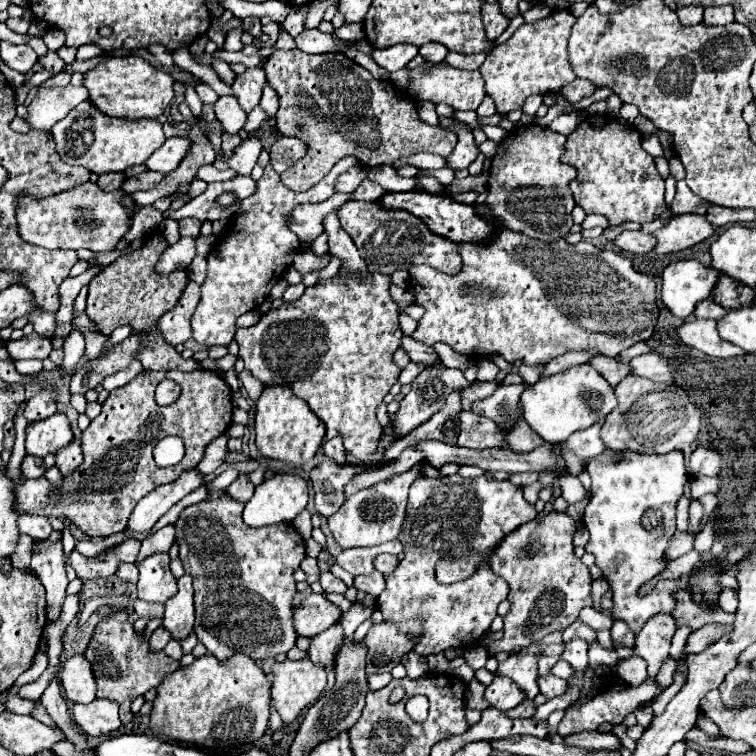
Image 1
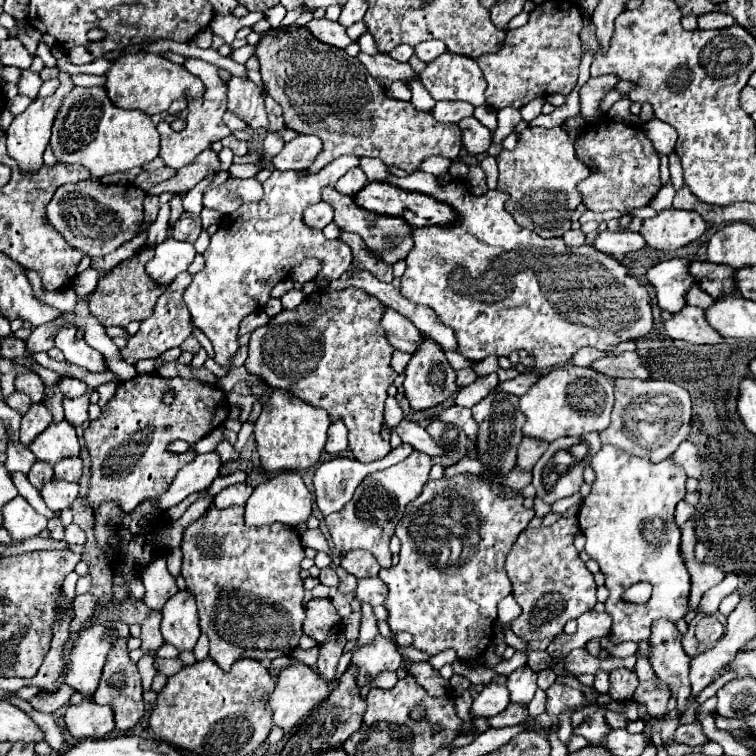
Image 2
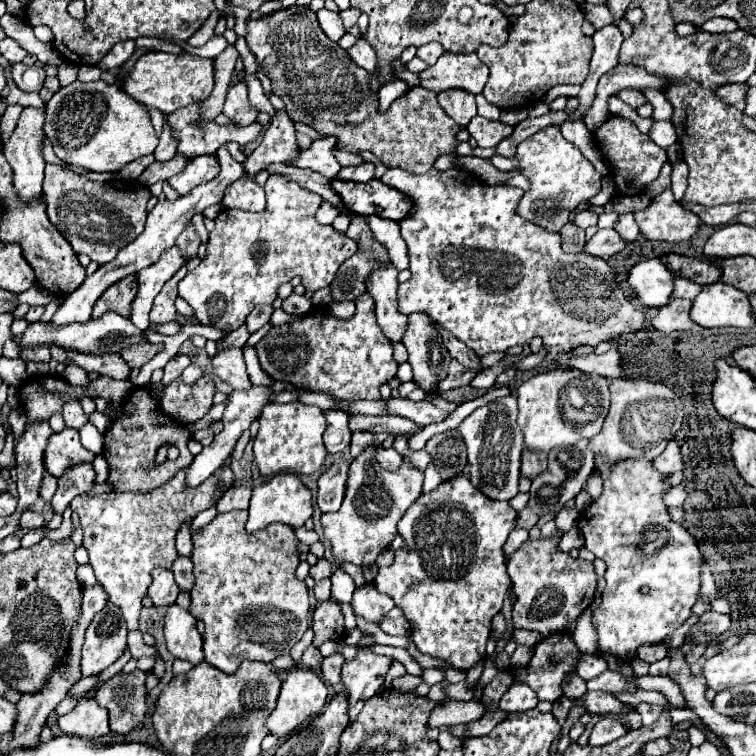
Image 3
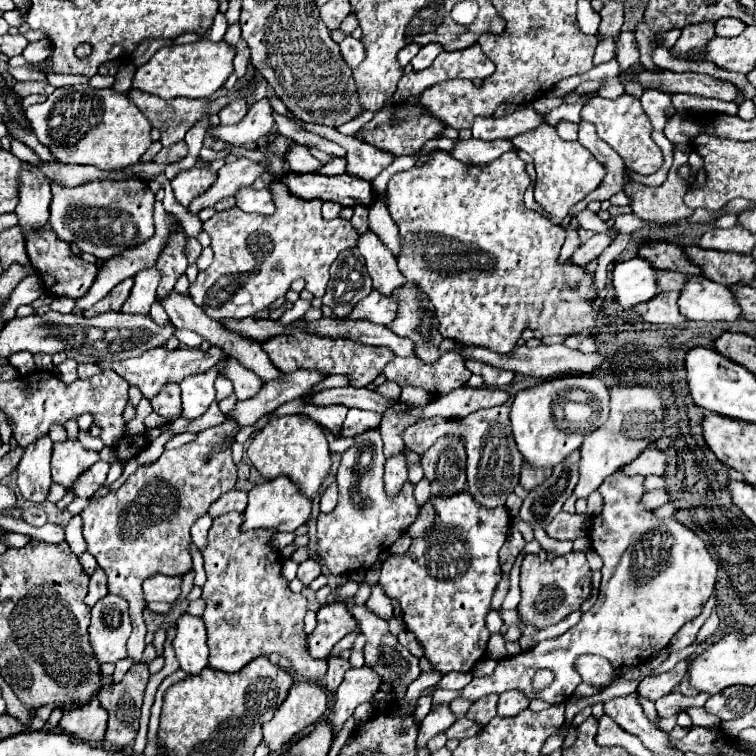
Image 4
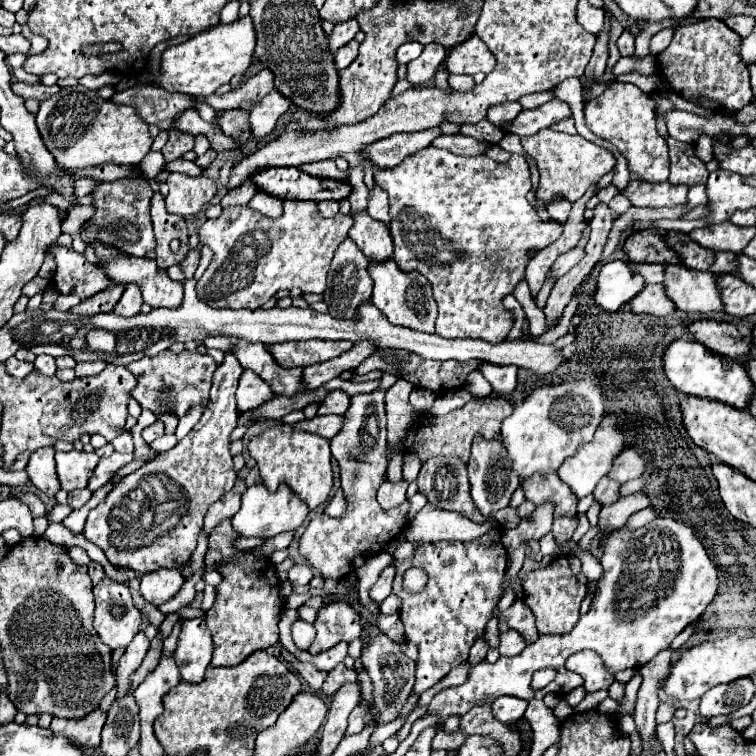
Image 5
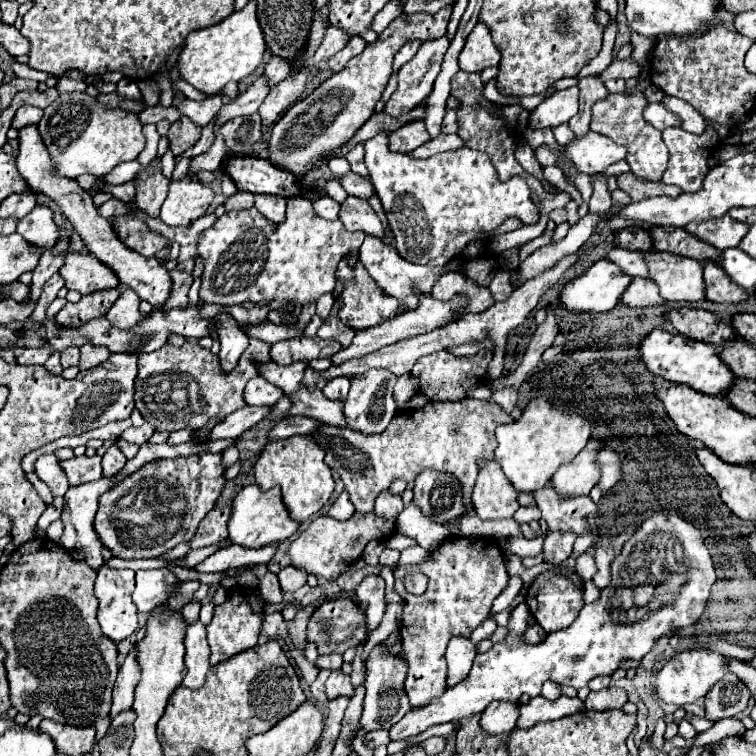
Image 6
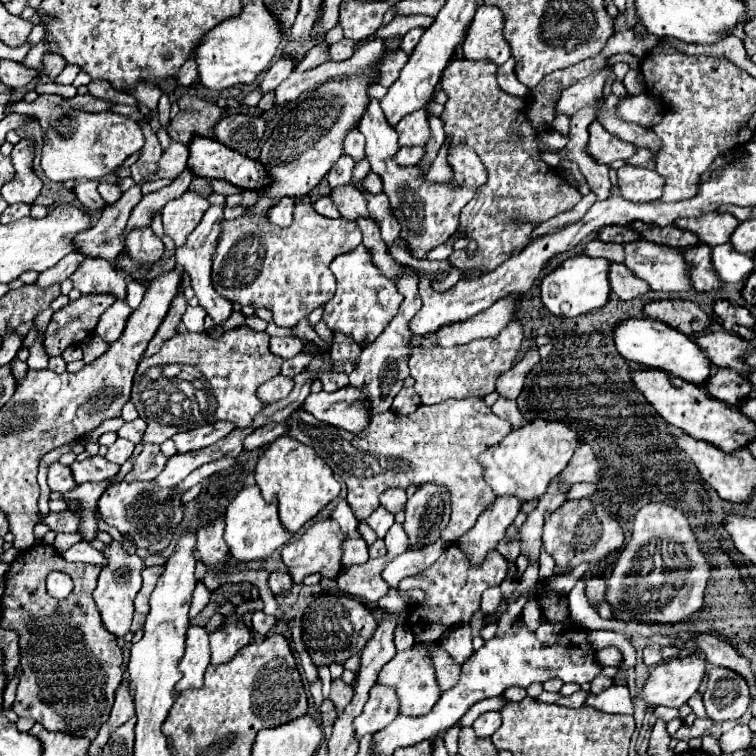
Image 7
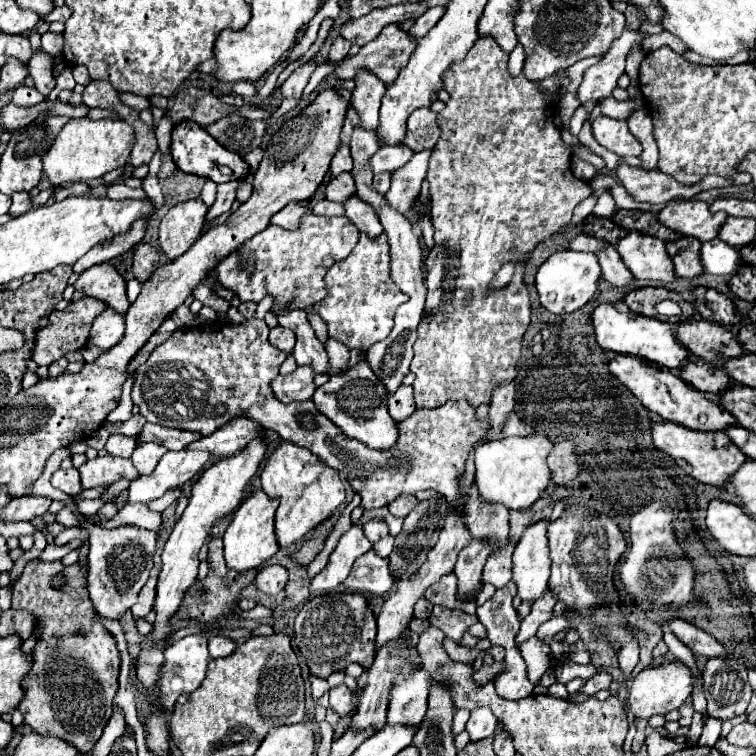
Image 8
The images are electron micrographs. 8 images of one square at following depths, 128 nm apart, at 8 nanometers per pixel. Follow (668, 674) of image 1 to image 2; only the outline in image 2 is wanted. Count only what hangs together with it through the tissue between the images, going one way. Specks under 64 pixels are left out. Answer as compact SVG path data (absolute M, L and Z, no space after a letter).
M640 682L640 686L634 692L634 700L644 704L648 708L648 714L652 714L656 720L664 720L666 704L670 700L668 686L664 682Z

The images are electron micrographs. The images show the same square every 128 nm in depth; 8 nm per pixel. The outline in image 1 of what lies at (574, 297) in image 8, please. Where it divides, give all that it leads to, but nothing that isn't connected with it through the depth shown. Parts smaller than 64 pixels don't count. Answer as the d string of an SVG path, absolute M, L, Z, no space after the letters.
M680 260L664 268L662 272L662 302L664 306L678 318L688 318L696 304L708 296L712 296L712 288L718 282L718 274L714 268L706 268L698 260Z

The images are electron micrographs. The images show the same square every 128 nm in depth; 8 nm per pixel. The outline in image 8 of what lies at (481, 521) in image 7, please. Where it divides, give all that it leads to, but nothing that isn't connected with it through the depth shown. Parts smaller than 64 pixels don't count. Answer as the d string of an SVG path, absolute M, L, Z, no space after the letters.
M472 538L472 542L460 552L454 574L458 578L458 596L474 596L480 588L480 574L486 564L486 558L492 552L492 544Z

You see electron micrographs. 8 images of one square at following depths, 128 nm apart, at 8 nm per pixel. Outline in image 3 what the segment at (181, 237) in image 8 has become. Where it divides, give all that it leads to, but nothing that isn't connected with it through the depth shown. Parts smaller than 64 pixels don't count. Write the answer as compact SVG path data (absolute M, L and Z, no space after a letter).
M204 154L204 156L196 156L194 160L190 160L186 168L180 174L172 176L168 182L180 196L186 196L192 188L212 180L218 172L220 172L218 158L214 154Z

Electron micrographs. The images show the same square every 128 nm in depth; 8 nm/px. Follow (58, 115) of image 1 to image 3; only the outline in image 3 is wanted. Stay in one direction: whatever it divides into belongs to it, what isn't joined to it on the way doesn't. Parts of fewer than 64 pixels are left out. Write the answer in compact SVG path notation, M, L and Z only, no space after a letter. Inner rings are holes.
M64 62L64 64L58 68L60 86L68 86L70 82L74 82L74 80L76 80L76 74L78 74L76 64L68 64L68 62ZM24 108L18 120L18 126L10 140L4 142L4 156L14 170L14 190L22 202L34 202L42 198L42 180L44 180L44 158L42 158L42 130L44 124L44 110L42 108Z

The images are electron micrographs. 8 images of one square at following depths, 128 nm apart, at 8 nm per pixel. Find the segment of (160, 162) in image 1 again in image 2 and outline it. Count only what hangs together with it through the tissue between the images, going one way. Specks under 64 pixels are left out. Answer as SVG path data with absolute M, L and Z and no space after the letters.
M186 58L186 68L192 70L196 76L202 78L202 82L206 82L206 94L202 100L194 100L188 104L188 116L186 116L186 128L176 132L170 128L170 122L166 122L168 118L168 112L162 114L162 120L158 124L158 132L162 136L162 144L160 144L160 156L164 158L166 166L170 168L182 168L186 164L190 164L204 148L210 148L214 142L222 140L224 136L230 134L228 126L226 124L218 124L218 118L220 113L218 109L227 109L227 85L224 80L218 76L218 68L204 62L204 60L198 60L198 58Z

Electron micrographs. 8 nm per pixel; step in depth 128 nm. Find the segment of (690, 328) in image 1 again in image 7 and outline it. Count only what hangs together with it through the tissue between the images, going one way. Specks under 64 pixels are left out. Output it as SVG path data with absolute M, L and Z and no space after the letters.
M610 262L608 278L612 284L612 292L620 300L630 300L630 298L642 296L646 290L650 290L644 280L636 278L624 264L618 264L618 262Z

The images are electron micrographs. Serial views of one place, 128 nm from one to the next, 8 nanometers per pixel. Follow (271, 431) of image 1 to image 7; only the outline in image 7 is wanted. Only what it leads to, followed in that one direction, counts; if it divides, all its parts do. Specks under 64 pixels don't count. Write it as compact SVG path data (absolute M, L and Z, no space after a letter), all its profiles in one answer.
M282 436L268 446L268 450L260 456L260 460L256 464L254 478L256 478L256 484L262 492L262 496L276 496L278 498L280 522L284 524L284 528L290 534L296 534L308 520L312 520L328 502L332 502L340 494L340 482L334 478L332 468L312 448L308 448L306 444L302 444L294 438L288 438L288 436Z

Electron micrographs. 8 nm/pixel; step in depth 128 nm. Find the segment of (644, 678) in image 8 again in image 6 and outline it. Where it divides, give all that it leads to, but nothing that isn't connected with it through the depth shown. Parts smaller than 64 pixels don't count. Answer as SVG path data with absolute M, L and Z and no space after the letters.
M686 650L680 654L674 654L662 670L656 674L656 696L666 704L686 706L690 702L696 702L698 698L706 696L706 692L728 672L726 658L718 652L708 650Z

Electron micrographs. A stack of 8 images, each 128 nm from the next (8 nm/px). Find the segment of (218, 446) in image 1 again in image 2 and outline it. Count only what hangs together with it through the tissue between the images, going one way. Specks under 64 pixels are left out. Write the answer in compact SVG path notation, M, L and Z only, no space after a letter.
M212 430L208 436L204 436L202 440L198 440L196 444L192 444L196 454L204 454L204 452L212 452L216 450L216 444L222 440L222 432L220 430Z

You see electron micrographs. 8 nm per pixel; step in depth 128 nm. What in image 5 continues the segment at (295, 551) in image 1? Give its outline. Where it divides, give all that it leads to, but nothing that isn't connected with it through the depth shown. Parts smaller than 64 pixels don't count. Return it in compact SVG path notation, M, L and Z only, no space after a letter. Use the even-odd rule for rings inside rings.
M224 520L210 534L210 548L206 552L206 564L214 564L220 558L230 560L220 574L224 582L216 586L216 602L206 612L208 630L214 642L212 666L236 666L256 650L268 648L268 644L278 642L278 620L280 620L280 600L278 600L278 578L272 560L254 558L250 552L236 550L232 542L238 534L232 530L230 520ZM300 662L300 664L292 664L292 670L298 672L310 686L310 692L320 692L322 688L322 682L326 678L326 672L322 670L316 670L312 664L306 664L306 662Z

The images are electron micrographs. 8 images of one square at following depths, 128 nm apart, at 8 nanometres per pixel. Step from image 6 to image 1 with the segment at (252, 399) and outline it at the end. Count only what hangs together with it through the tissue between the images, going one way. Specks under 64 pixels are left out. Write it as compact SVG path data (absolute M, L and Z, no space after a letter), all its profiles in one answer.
M346 156L338 160L312 190L292 192L280 180L272 166L264 168L264 176L256 182L258 192L246 200L242 200L238 212L234 214L232 230L222 236L212 252L206 256L208 260L208 276L202 284L202 296L192 316L192 332L194 340L204 346L228 346L236 334L236 320L240 314L256 310L264 304L270 294L274 282L284 278L286 268L292 264L296 252L300 250L300 238L288 228L288 212L302 202L324 202L334 194L336 178L350 168L360 166L354 156Z

